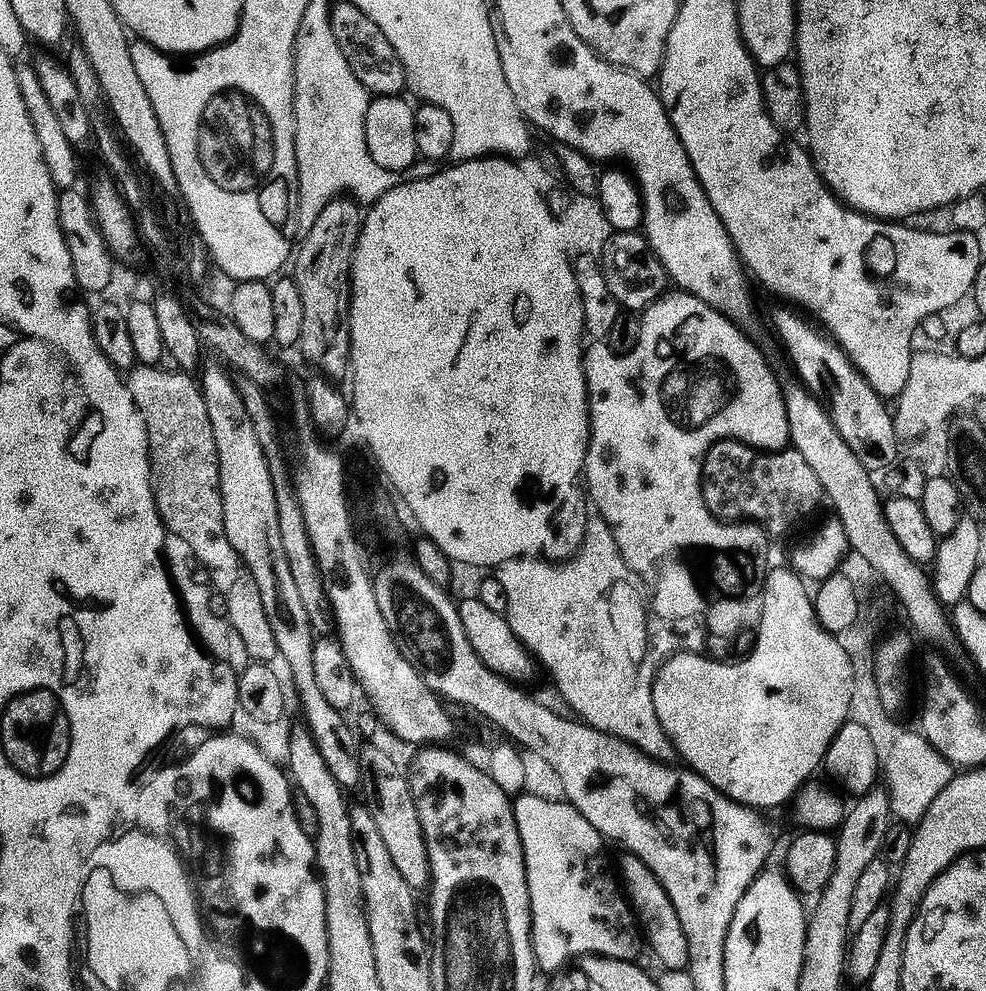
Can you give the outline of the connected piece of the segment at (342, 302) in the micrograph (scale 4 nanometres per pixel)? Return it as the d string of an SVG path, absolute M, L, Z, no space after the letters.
M337 198L322 210L318 222L314 222L314 230L303 237L304 245L301 248L299 245L294 256L294 279L305 308L299 347L304 348L309 365L336 380L345 372L347 375L350 368L352 342L348 313L352 307L352 260L361 227L361 205L352 198Z

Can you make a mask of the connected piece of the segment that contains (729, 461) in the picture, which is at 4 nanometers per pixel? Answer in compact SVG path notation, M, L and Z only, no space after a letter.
M719 440L704 456L700 474L700 489L706 506L713 516L725 522L747 522L763 528L769 537L788 536L799 524L804 524L825 503L824 487L810 462L794 450L761 452L737 440Z

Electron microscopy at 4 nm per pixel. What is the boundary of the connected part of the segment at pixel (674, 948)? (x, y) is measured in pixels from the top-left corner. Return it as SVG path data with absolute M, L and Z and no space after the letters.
M627 854L621 857L620 864L618 860L618 876L647 947L648 944L652 947L661 969L669 972L685 971L690 958L690 946L686 946L686 934L682 931L682 922L678 922L678 910L674 910L674 902L670 902L670 894L662 890L662 882L654 878L654 870L650 870L650 866L642 862L642 858Z

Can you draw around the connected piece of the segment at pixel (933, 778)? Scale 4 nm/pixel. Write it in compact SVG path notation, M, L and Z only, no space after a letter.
M919 731L904 732L896 736L884 756L884 778L888 780L886 788L891 798L892 815L897 821L905 820L909 826L920 823L926 810L933 804L935 798L950 786L954 775L954 769L926 737Z

